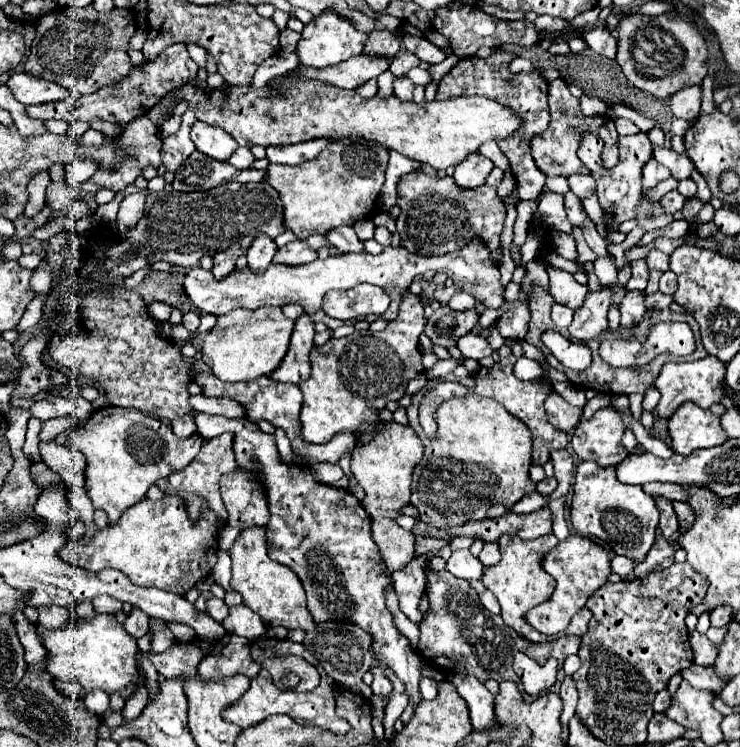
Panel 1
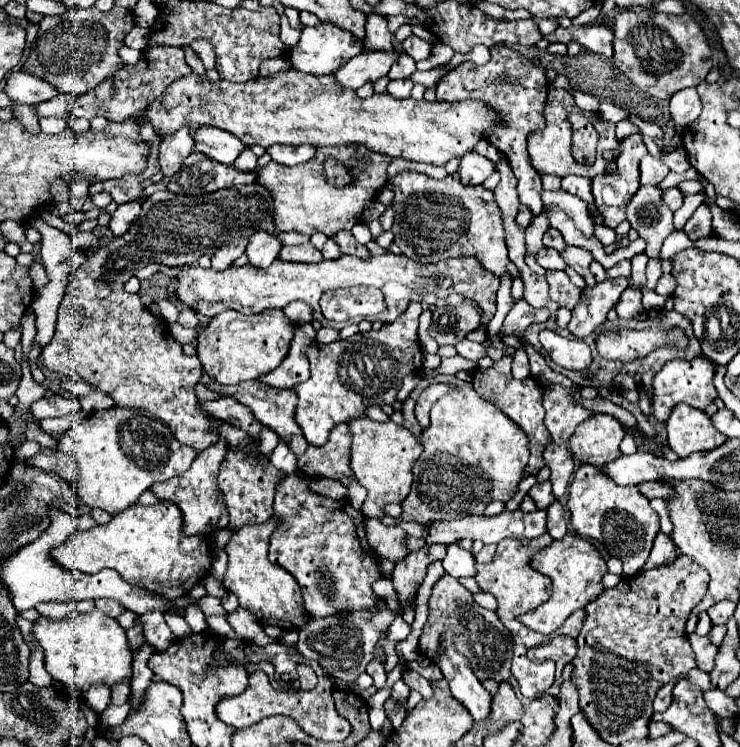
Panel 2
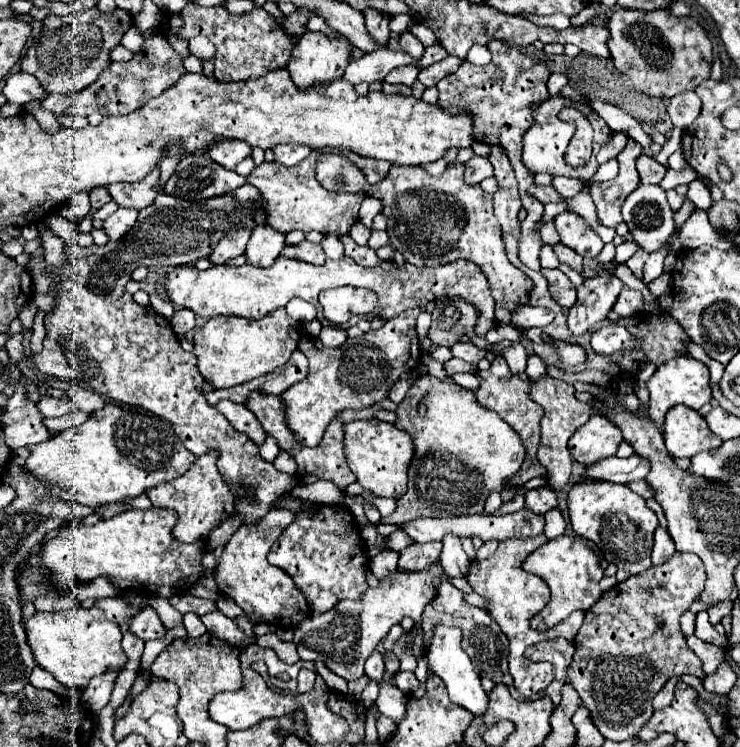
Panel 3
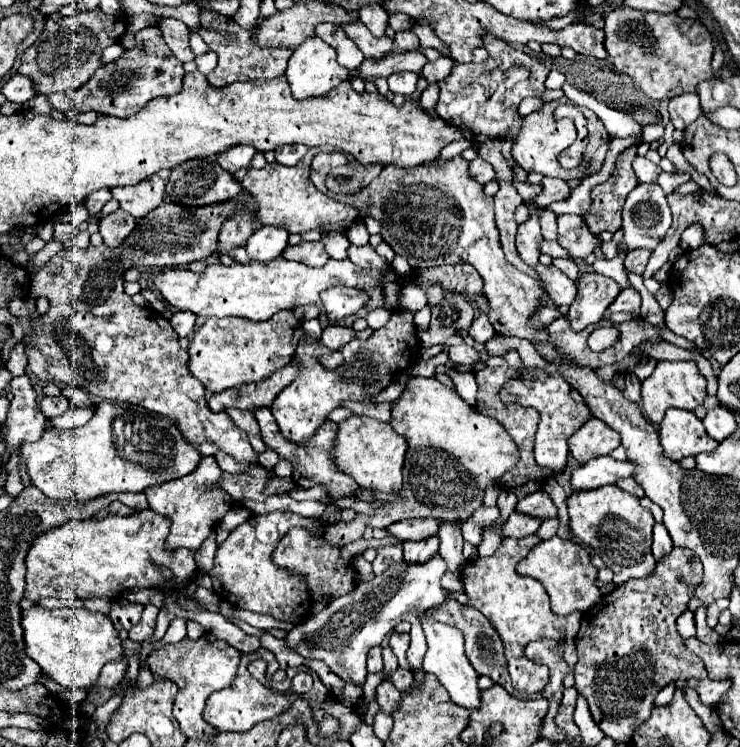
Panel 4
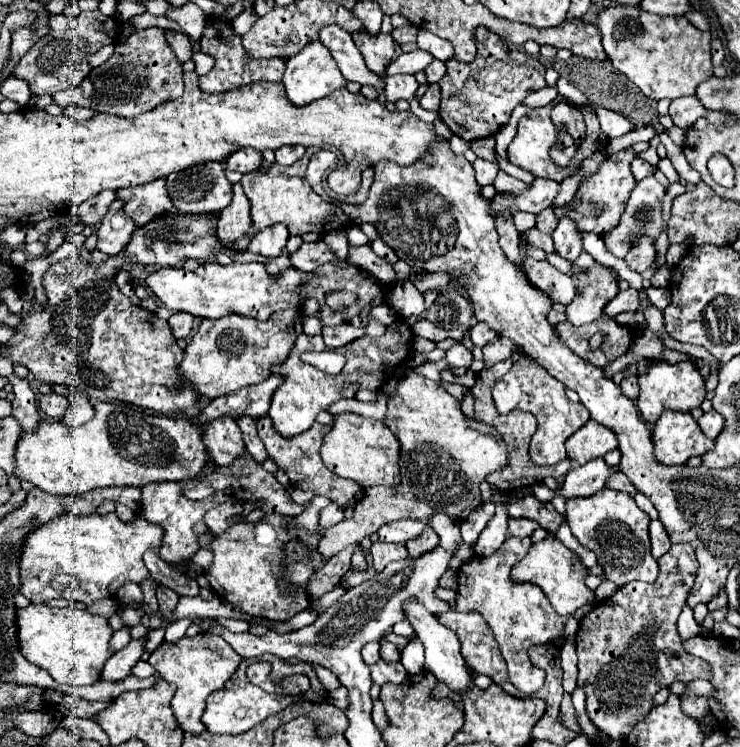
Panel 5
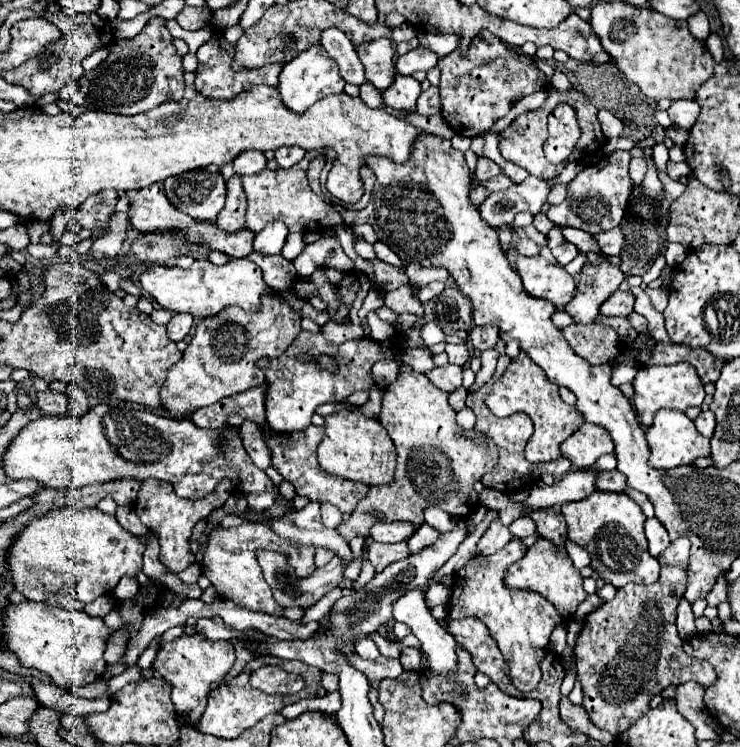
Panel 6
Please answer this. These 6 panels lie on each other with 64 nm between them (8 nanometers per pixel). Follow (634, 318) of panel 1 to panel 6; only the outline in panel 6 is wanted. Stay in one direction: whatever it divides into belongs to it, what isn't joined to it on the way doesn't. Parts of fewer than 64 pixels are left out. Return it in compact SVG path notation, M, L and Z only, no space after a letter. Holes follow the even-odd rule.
M630 290L614 292L600 308L602 316L628 316L634 312L634 294Z

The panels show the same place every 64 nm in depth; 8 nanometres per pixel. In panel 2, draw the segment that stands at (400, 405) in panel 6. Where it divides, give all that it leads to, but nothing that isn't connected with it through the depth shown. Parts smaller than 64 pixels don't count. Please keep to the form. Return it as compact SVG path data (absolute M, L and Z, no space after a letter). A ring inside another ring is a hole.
M436 376L436 378L422 378L420 384L414 388L414 392L406 398L402 414L404 414L404 426L410 428L410 432L414 428L420 428L416 418L414 418L414 404L420 396L420 388L426 388L428 384L434 382L450 382L454 384L458 390L452 394L446 394L444 398L440 398L430 412L430 428L422 430L418 434L418 440L424 446L424 452L420 454L420 458L414 464L414 482L412 482L412 490L408 494L408 498L402 504L402 520L404 522L420 522L420 524L428 524L428 522L438 522L438 520L456 520L460 516L470 516L470 514L484 514L484 508L492 502L492 500L502 500L508 502L510 498L514 498L518 484L524 478L526 466L528 466L528 458L530 458L530 450L528 450L528 436L518 428L516 422L512 422L500 408L496 408L492 402L480 398L470 382L462 382L456 376Z

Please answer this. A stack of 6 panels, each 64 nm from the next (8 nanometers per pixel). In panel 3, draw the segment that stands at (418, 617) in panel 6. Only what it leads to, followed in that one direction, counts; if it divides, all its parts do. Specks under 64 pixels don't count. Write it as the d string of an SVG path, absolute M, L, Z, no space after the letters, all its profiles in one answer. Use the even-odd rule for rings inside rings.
M438 625L434 627L433 639L430 648L426 651L426 658L428 658L428 668L440 676L448 688L450 700L466 710L470 710L474 716L482 716L488 710L488 694L484 692L480 678L470 662L470 658L466 656L466 652L460 648L460 640L462 640L462 632L458 627L448 627ZM456 646L456 650L452 650Z

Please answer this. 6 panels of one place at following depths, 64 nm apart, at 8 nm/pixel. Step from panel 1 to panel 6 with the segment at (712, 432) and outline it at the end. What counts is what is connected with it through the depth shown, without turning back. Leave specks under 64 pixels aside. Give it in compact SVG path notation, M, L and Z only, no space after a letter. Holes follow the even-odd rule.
M660 410L656 414L656 420L652 422L652 428L648 428L646 432L646 440L650 444L650 466L652 468L674 468L674 466L684 466L684 464L692 464L696 458L700 456L708 456L710 452L710 440L700 436L700 432L696 432L694 422L678 410Z

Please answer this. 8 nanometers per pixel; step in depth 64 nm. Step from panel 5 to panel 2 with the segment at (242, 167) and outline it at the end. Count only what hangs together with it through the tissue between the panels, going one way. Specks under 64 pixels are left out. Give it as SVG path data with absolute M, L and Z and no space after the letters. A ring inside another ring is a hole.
M200 126L194 132L194 142L196 152L206 154L220 164L232 164L238 154L246 148L236 136L232 136L230 132L222 132L214 126Z

